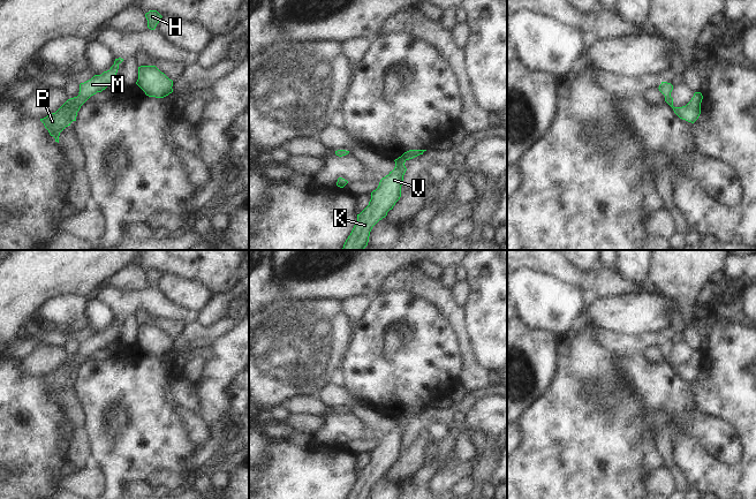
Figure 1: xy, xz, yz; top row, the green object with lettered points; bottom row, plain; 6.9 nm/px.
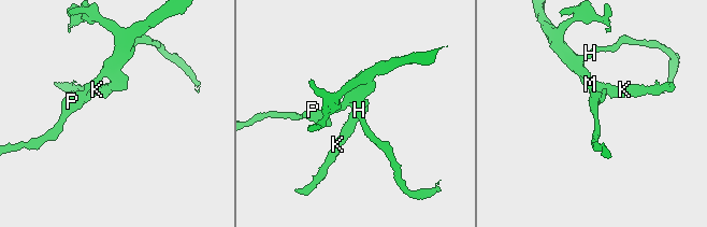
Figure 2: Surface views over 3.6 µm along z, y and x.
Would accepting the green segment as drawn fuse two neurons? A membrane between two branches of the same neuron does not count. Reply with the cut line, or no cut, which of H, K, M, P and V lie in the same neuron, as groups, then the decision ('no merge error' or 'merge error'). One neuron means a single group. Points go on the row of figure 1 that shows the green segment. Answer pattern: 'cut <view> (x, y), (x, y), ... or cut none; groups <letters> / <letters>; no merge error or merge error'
cut none; groups H K M P V; no merge error

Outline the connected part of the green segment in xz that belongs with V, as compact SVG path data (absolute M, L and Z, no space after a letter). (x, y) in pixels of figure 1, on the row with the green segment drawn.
M409 150L394 160L394 169L380 180L378 188L371 192L369 205L357 214L357 221L342 250L364 250L372 227L387 216L401 197L401 186L407 171L405 162L424 151L426 150Z

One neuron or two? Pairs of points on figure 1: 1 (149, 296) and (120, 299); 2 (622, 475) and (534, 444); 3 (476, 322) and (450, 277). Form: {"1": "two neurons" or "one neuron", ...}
{"1": "one neuron", "2": "one neuron", "3": "two neurons"}

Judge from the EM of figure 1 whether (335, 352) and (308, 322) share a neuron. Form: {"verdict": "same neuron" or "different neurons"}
{"verdict": "same neuron"}

